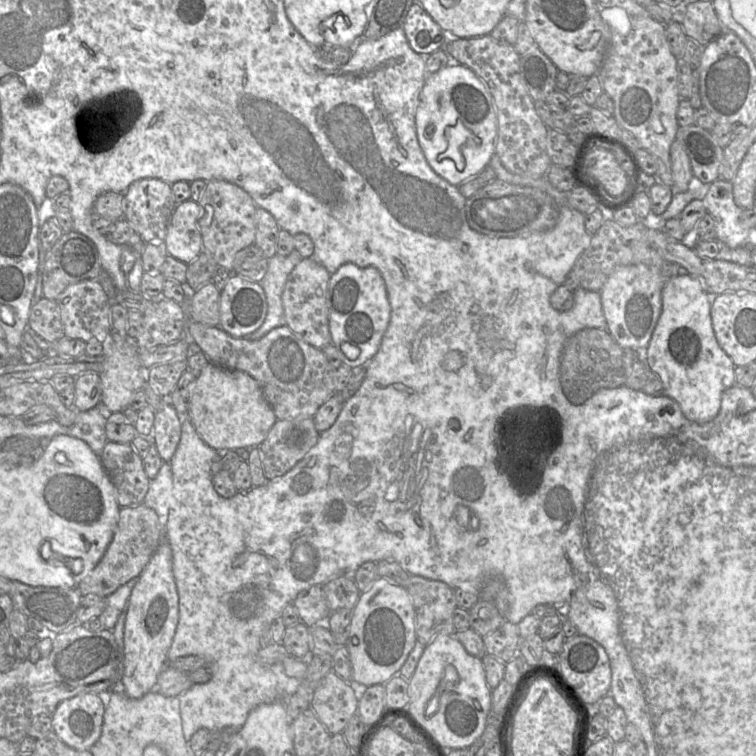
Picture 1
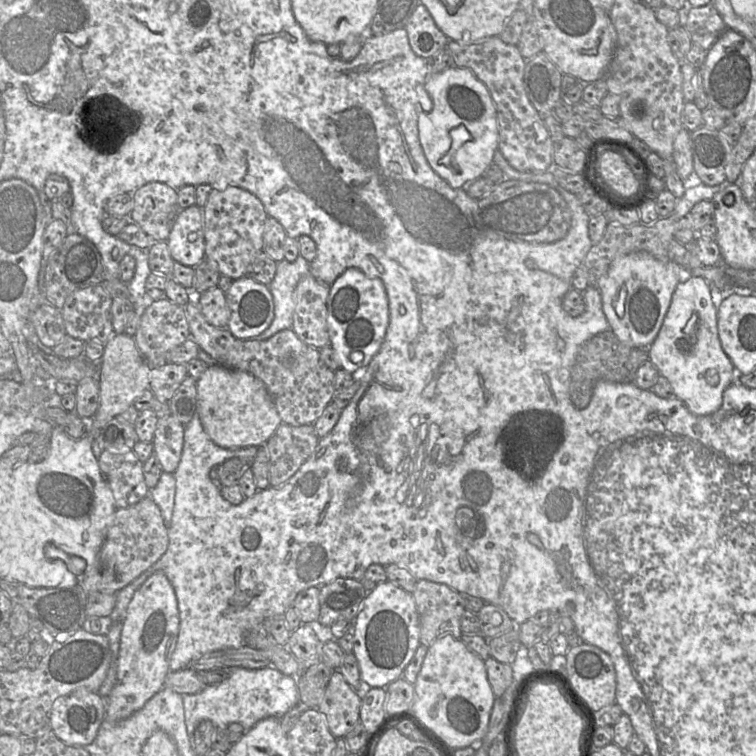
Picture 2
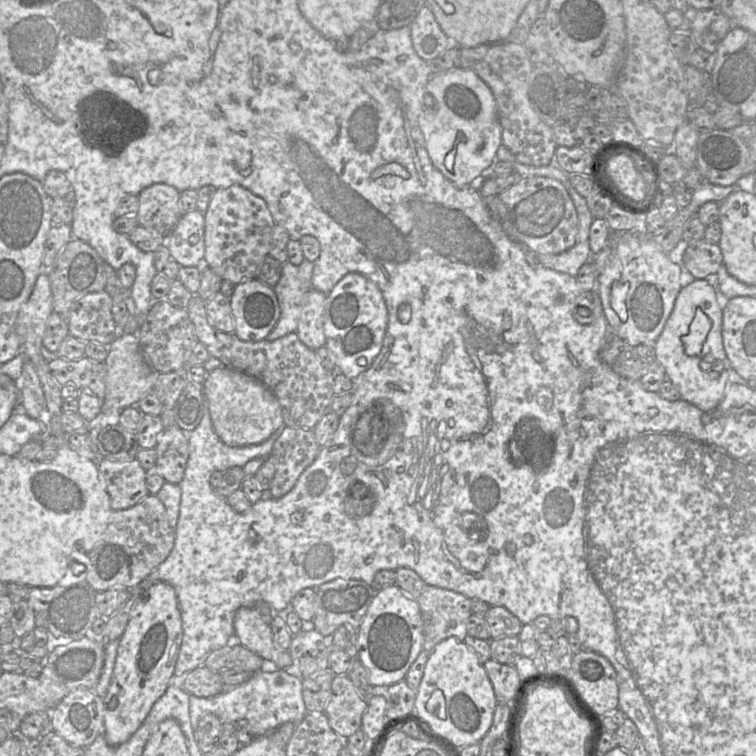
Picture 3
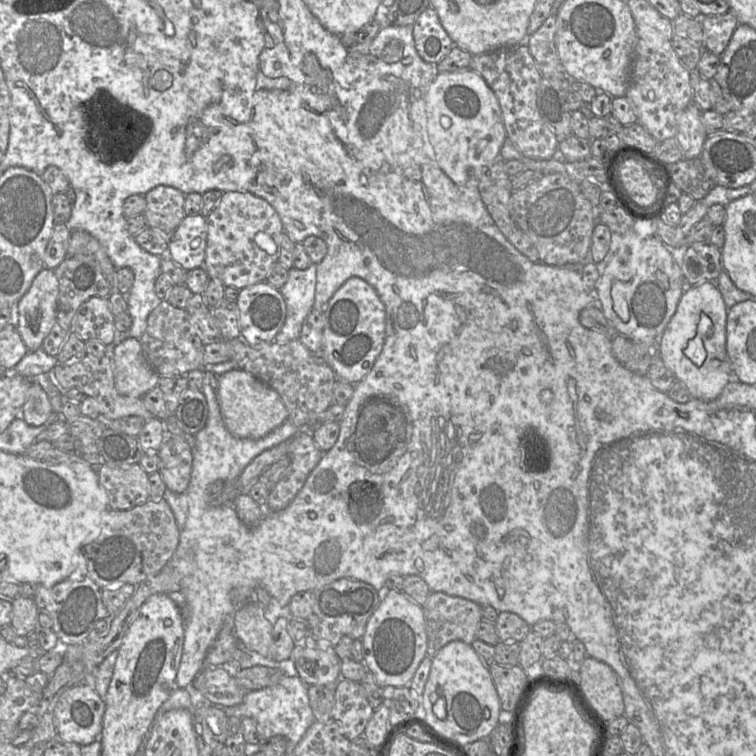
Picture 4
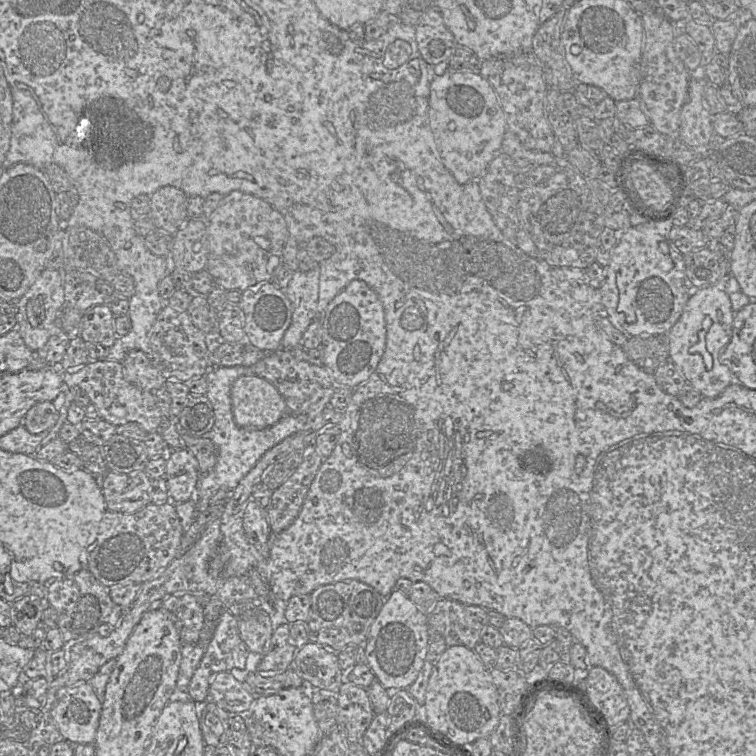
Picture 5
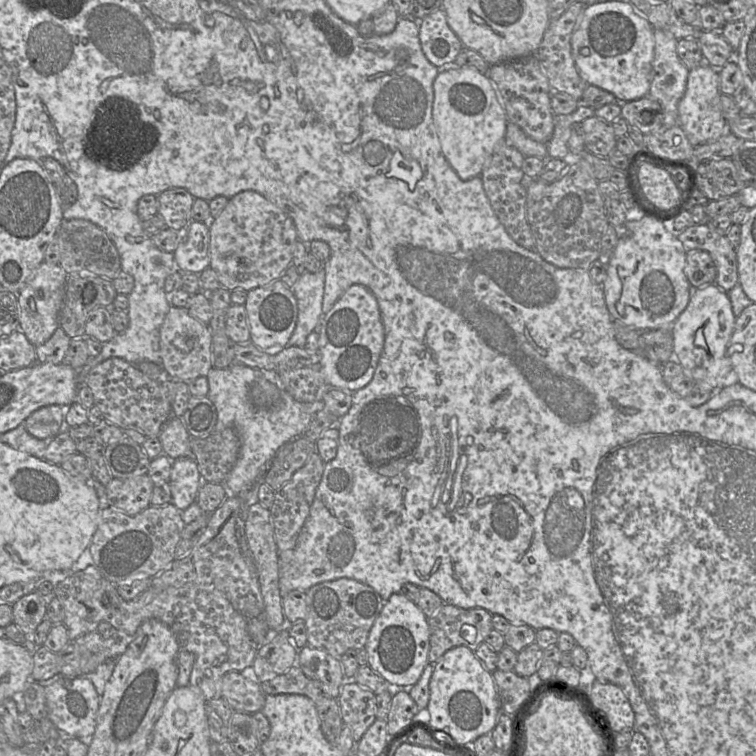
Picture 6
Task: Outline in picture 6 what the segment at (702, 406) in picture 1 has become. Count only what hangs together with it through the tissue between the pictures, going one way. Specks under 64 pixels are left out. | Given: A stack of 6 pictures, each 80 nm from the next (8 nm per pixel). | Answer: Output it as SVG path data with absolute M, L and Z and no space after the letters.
M715 283L697 288L690 296L686 308L672 324L674 358L690 374L696 385L709 387L711 390L724 388L724 378L732 369L727 348L736 317L727 292Z

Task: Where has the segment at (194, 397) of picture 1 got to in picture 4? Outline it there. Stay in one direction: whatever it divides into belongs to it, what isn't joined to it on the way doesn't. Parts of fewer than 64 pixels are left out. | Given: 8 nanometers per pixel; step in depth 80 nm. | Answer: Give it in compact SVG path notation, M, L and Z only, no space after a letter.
M233 369L218 377L217 395L224 424L237 438L262 438L288 419L288 411L280 395L242 369Z

